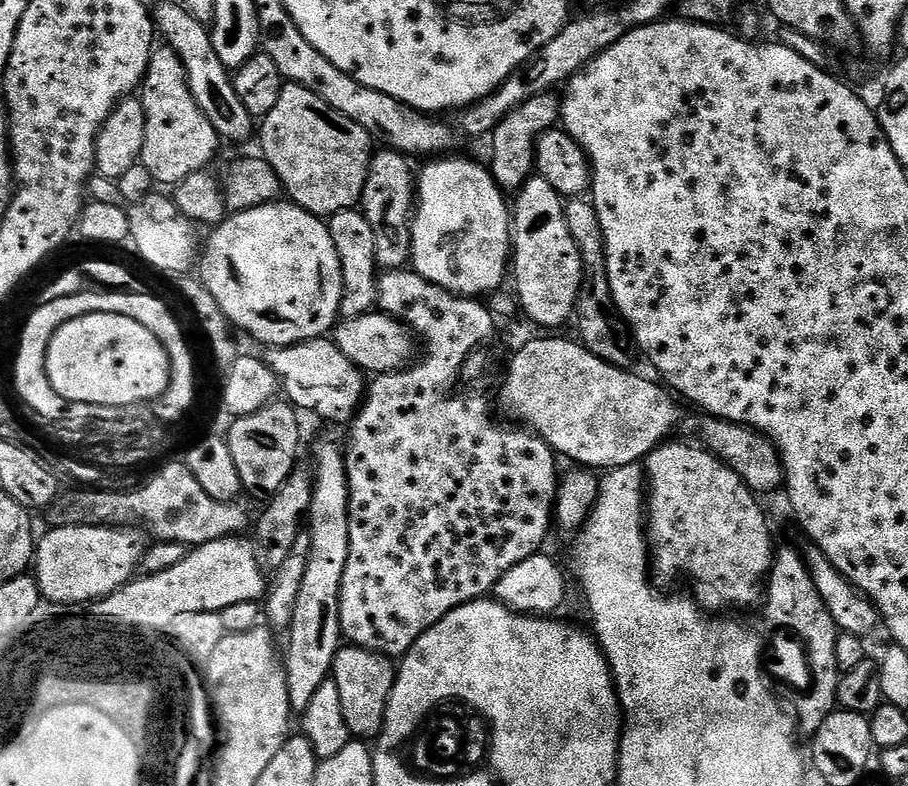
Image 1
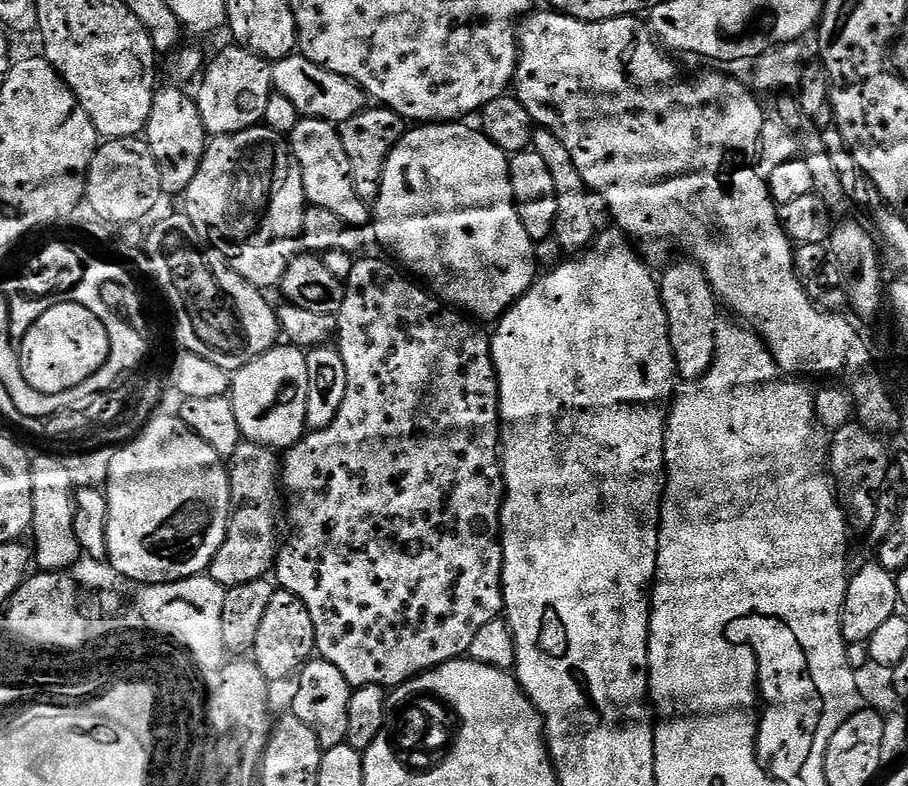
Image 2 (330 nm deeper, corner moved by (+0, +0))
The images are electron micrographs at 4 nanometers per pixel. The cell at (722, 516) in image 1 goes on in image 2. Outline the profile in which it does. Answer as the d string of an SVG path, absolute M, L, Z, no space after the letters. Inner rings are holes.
M679 258L664 273L659 273L658 283L660 286L660 297L662 306L668 319L668 330L670 332L670 350L674 354L674 362L679 379L684 382L691 382L700 376L708 373L708 368L714 358L716 349L716 329L721 323L722 313L721 305L718 303L716 296L712 293L712 287L708 285L708 279L699 264L688 258Z

